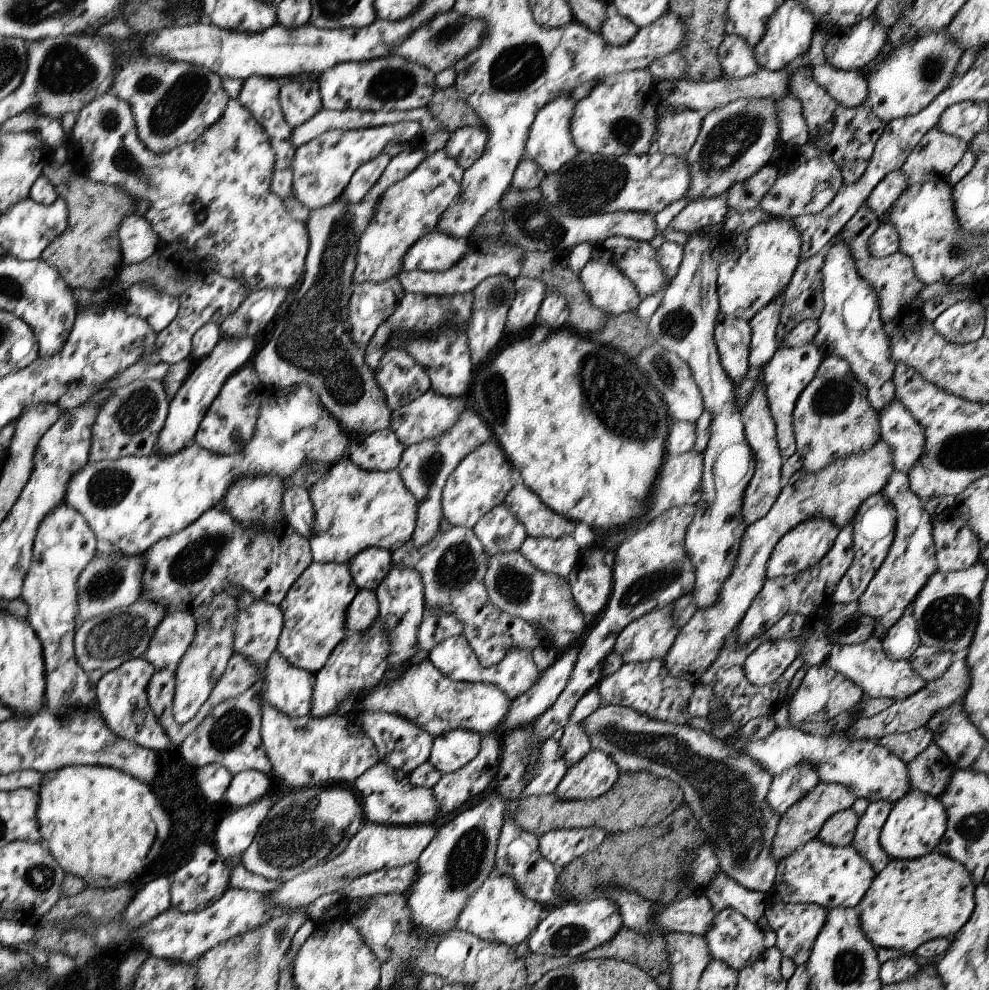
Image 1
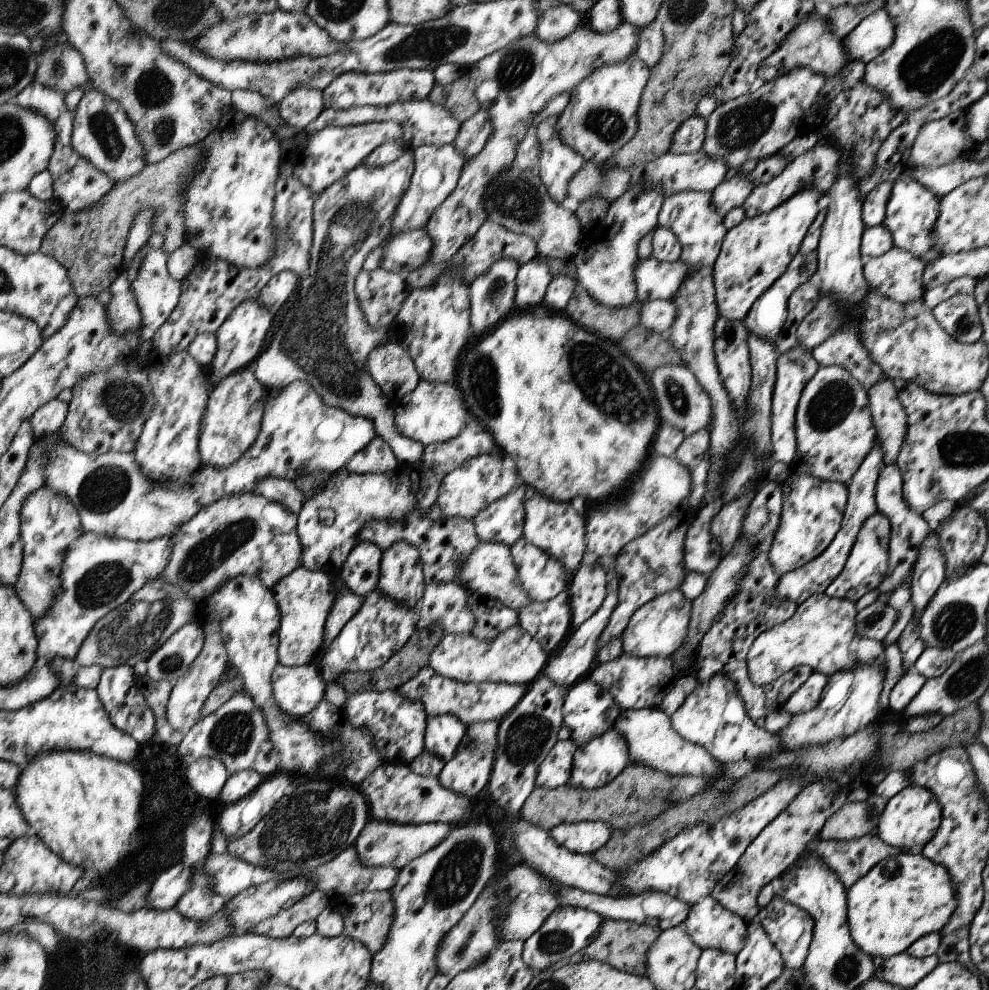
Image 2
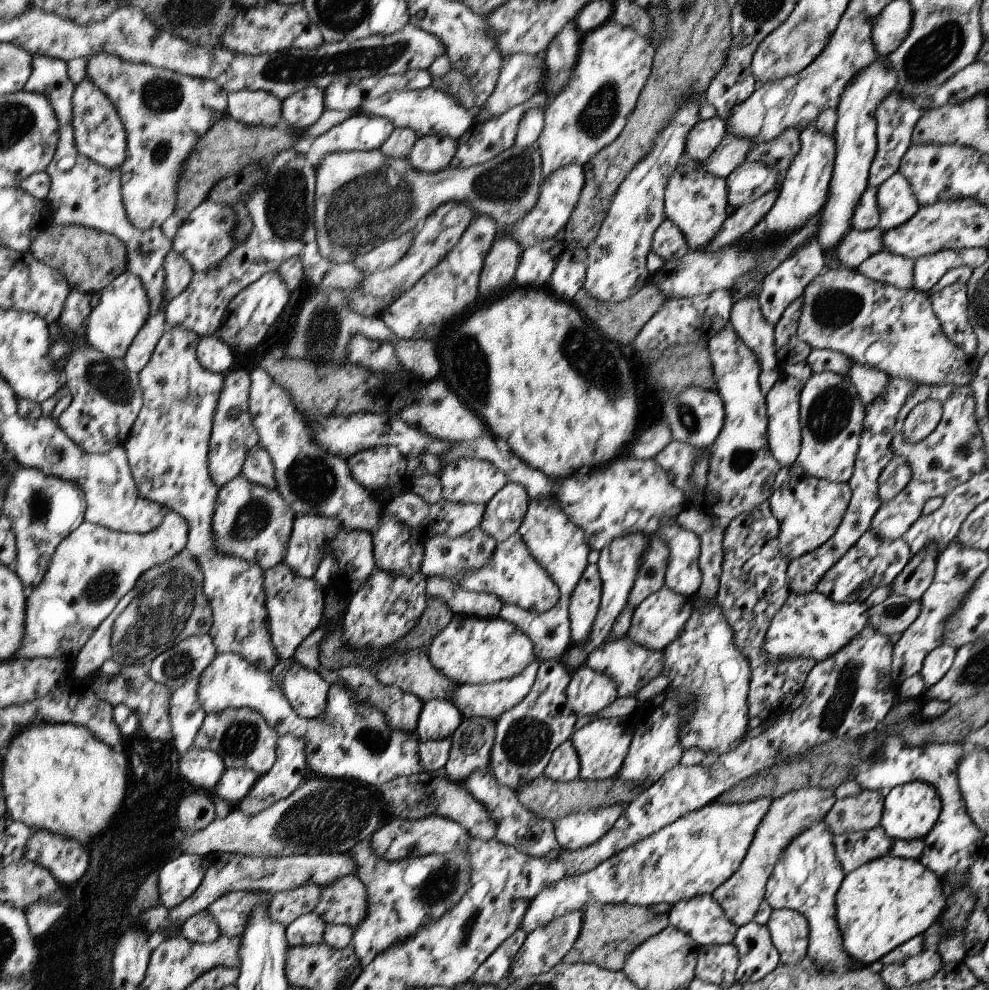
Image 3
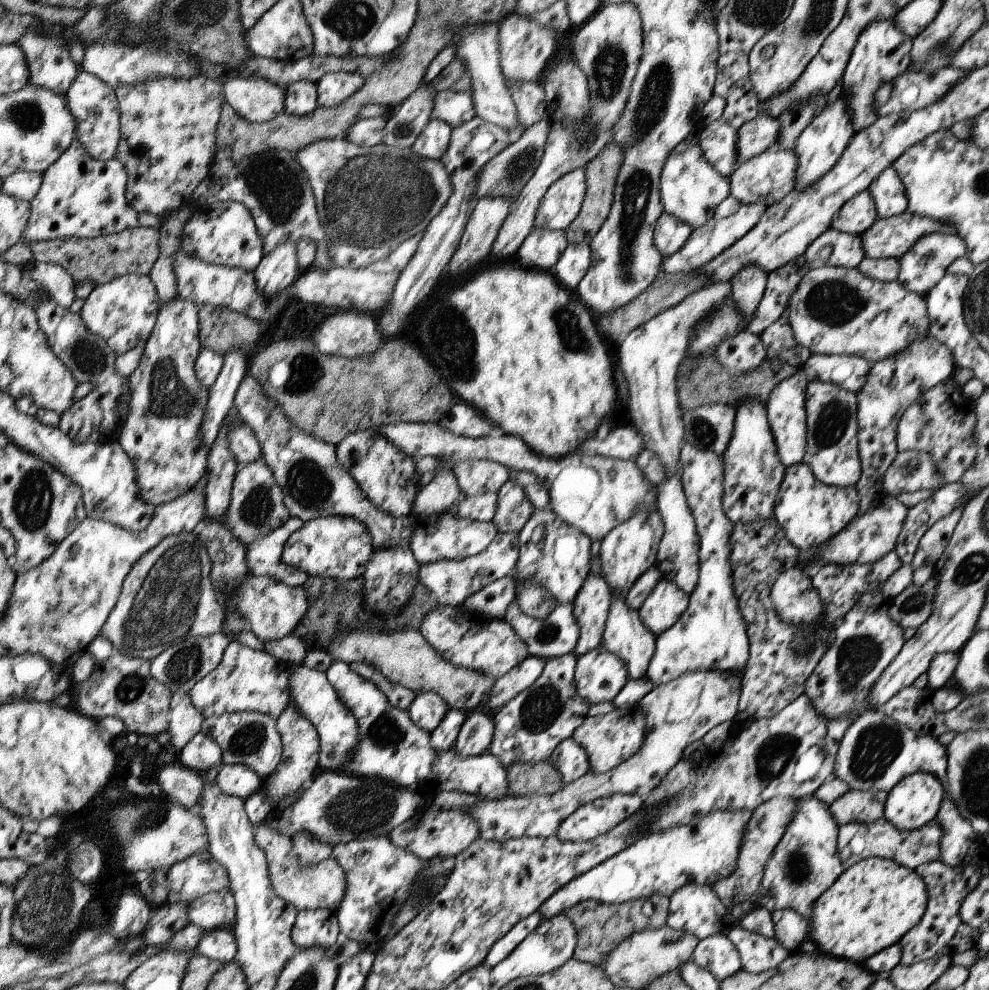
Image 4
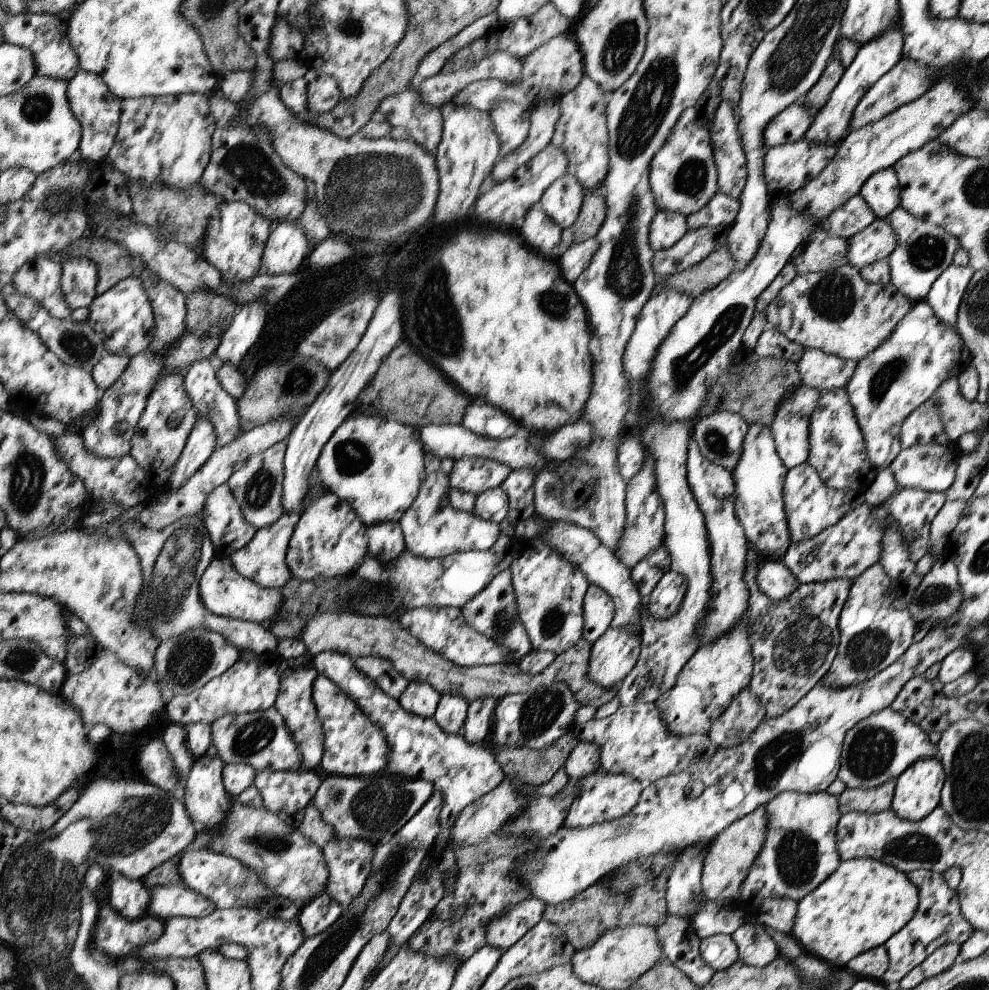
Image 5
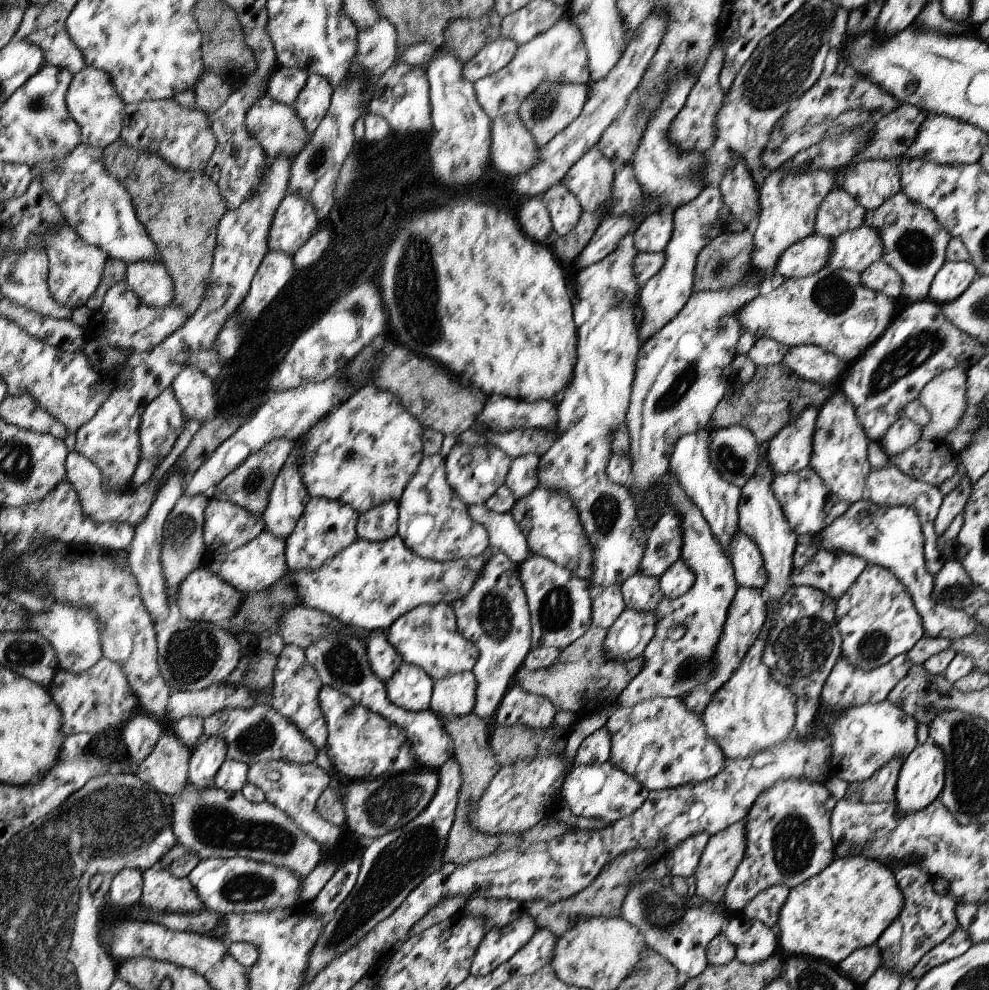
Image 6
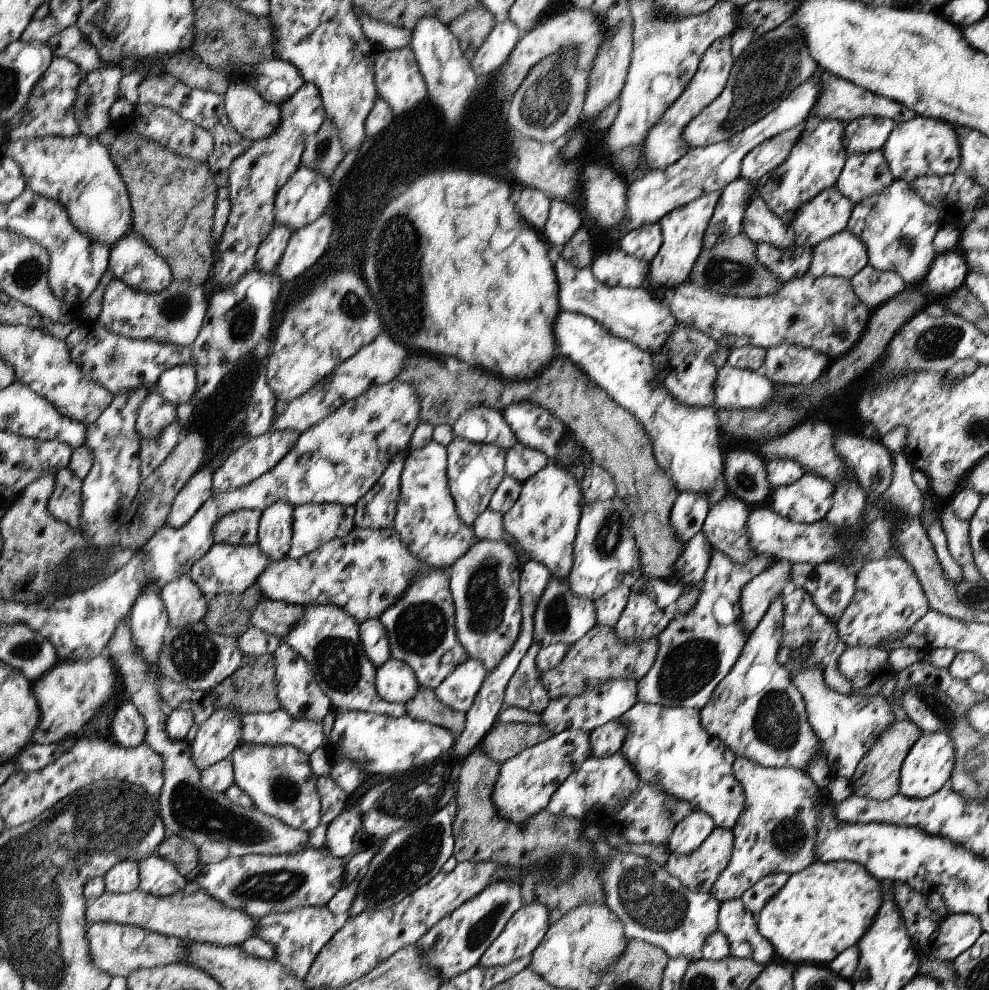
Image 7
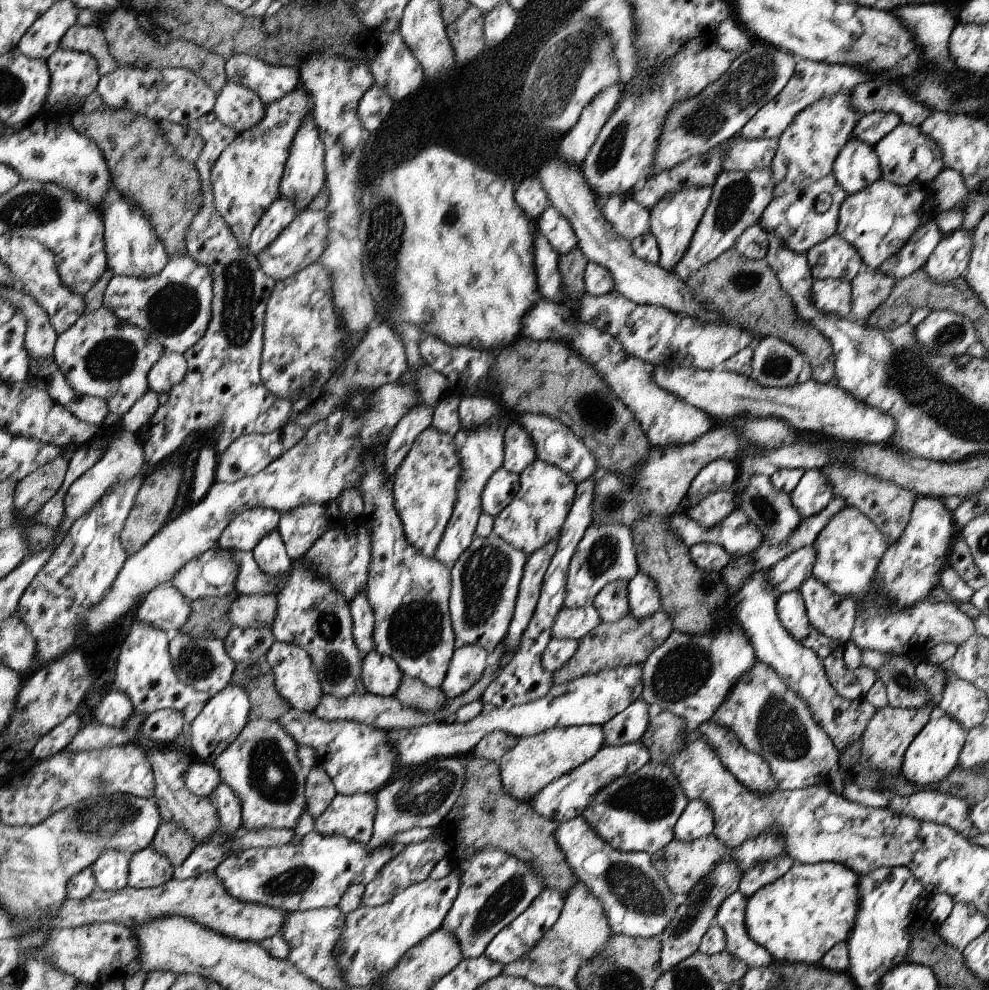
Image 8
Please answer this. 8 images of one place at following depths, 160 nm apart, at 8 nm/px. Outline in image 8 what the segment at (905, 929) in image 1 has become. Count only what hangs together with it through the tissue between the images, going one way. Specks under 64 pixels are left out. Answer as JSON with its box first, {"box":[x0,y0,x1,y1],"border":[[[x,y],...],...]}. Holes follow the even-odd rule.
{"box":[745,862,860,967],"border":[[[819,862],[816,863],[796,863],[788,870],[784,876],[775,880],[772,884],[763,886],[754,896],[747,899],[747,907],[745,910],[745,929],[748,931],[749,937],[758,944],[765,946],[765,949],[773,956],[774,961],[780,963],[797,964],[799,967],[802,965],[816,965],[820,963],[821,958],[839,942],[844,942],[849,937],[850,931],[855,925],[855,920],[859,911],[860,897],[859,890],[857,889],[857,882],[860,876],[847,866],[841,865],[837,862]]]}

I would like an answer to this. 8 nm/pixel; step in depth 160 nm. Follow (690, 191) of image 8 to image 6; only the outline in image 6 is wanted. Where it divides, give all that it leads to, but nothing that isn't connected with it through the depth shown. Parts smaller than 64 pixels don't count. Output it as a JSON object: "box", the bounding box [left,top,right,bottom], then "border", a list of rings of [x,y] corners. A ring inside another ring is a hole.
{"box":[638,185,731,344],"border":[[[706,185],[692,202],[673,210],[674,228],[672,238],[664,250],[664,266],[655,277],[648,280],[638,294],[638,304],[641,306],[640,344],[660,332],[684,308],[693,293],[693,276],[698,253],[713,238],[726,232],[731,221],[731,209],[724,204],[718,186]]]}

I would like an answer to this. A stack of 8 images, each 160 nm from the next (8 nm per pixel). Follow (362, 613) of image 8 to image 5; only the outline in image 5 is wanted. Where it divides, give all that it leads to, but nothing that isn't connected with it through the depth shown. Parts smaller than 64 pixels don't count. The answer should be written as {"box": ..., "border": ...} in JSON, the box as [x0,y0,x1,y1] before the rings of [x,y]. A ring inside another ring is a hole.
{"box":[354,656,409,701],"border":[[[367,656],[359,657],[354,663],[358,670],[363,671],[368,678],[375,680],[385,692],[397,701],[404,690],[409,687],[409,680],[406,680],[389,660]]]}

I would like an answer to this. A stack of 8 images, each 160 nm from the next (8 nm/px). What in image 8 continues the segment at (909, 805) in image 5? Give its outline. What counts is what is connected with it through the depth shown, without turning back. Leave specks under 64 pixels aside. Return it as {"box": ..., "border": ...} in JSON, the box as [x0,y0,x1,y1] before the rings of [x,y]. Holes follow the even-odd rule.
{"box":[900,715,967,790],"border":[[[948,715],[930,719],[908,746],[900,773],[918,790],[918,787],[935,785],[944,780],[958,766],[958,759],[967,740],[963,726]]]}

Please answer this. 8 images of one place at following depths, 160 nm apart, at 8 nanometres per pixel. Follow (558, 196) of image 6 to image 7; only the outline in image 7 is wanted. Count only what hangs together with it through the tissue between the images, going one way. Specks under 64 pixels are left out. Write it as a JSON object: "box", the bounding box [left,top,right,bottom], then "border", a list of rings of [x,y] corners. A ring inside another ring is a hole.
{"box":[542,199,583,247],"border":[[[552,199],[549,204],[549,215],[542,232],[554,247],[564,246],[582,225],[583,218],[572,203]]]}

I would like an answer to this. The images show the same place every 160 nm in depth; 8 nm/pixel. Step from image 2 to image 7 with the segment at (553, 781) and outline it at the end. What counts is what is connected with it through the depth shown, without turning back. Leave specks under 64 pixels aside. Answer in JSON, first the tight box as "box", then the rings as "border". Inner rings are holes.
{"box":[589,719,626,759],"border":[[[618,719],[595,728],[589,733],[589,757],[601,759],[620,752],[626,733]]]}

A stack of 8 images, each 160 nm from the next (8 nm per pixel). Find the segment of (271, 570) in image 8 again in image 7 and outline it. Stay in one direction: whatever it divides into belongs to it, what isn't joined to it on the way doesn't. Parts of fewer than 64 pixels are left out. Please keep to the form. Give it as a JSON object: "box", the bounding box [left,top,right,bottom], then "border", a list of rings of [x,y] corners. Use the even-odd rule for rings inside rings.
{"box":[256,501,294,563],"border":[[[278,501],[262,511],[256,543],[272,563],[288,556],[293,536],[294,507],[291,503]]]}

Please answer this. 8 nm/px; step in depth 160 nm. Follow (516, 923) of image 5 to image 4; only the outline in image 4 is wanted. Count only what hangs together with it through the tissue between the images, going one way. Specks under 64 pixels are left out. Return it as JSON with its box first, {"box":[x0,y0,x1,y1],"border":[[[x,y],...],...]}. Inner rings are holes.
{"box":[483,910,543,970],"border":[[[537,910],[535,913],[532,913],[530,916],[520,921],[514,926],[510,933],[506,933],[496,942],[494,948],[487,954],[487,958],[483,964],[492,970],[499,962],[510,957],[512,952],[540,926],[543,919],[543,915]]]}

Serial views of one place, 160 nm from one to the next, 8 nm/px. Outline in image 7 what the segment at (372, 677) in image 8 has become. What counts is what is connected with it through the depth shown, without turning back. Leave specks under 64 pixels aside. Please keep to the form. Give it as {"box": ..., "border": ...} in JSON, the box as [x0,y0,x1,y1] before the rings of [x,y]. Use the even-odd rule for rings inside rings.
{"box":[378,659,421,703],"border":[[[388,659],[378,670],[379,695],[389,703],[404,703],[421,689],[413,668],[398,659]]]}

